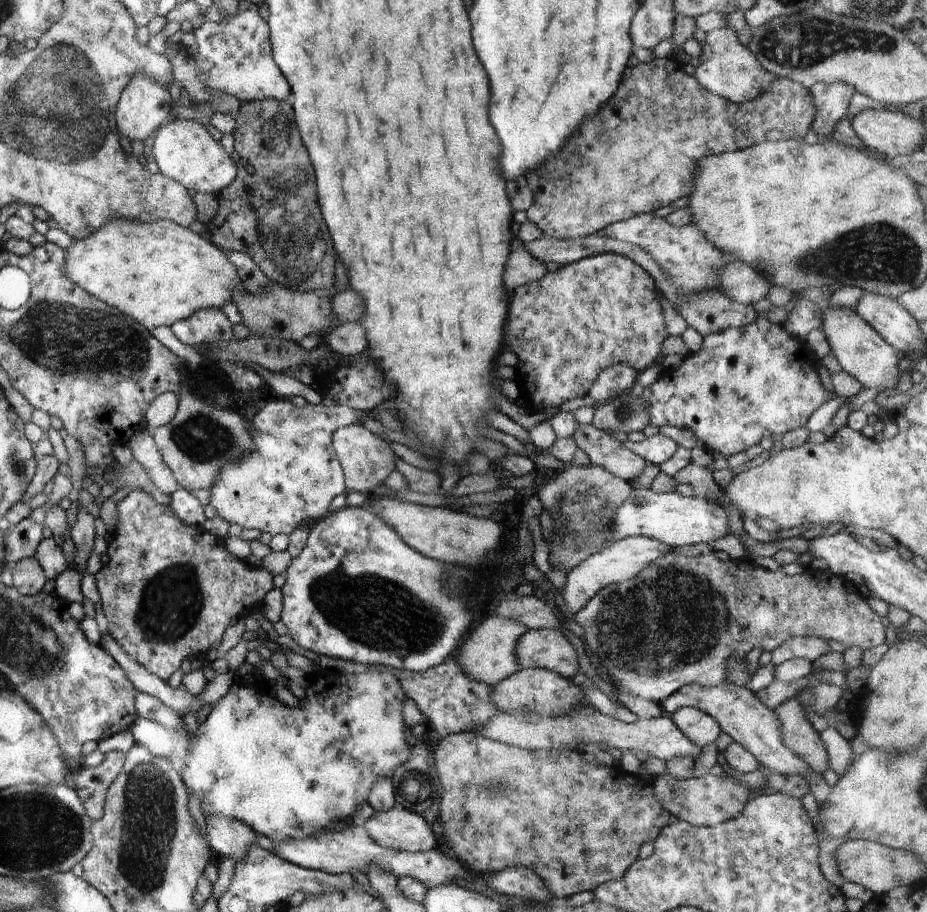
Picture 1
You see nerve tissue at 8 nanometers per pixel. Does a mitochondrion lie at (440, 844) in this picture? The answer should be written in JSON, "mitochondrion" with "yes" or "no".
{"mitochondrion":"no"}

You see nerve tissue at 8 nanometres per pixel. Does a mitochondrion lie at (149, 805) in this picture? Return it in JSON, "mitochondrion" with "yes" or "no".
{"mitochondrion":"yes"}

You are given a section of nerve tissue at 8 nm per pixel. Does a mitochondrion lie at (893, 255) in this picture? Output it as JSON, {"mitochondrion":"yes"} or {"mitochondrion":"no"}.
{"mitochondrion":"yes"}

